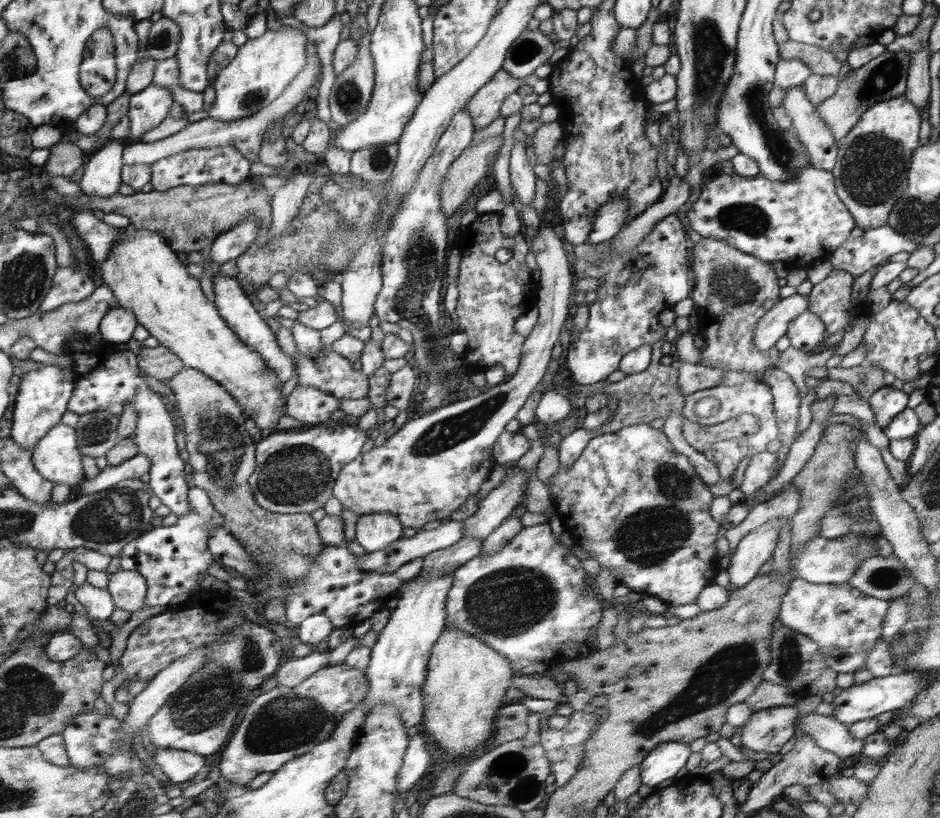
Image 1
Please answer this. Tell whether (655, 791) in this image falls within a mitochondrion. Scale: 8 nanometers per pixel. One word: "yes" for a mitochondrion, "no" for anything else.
no

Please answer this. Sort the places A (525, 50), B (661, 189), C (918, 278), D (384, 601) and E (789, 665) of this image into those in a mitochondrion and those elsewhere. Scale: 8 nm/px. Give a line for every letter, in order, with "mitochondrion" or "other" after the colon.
A: mitochondrion
B: other
C: other
D: other
E: mitochondrion

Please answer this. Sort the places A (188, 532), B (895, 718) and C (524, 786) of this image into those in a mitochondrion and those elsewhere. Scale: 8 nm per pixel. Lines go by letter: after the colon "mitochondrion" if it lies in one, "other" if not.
A: other
B: other
C: mitochondrion

